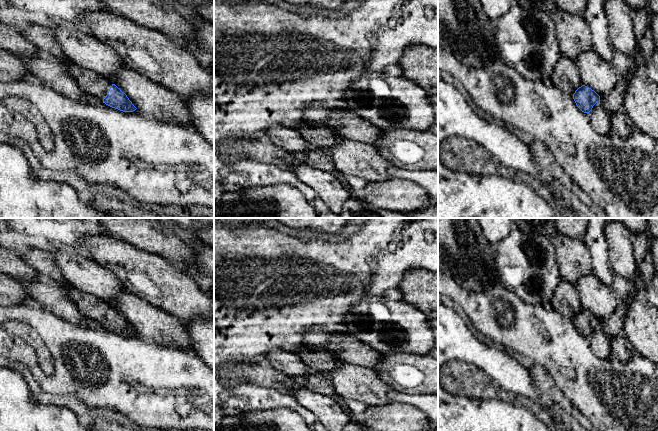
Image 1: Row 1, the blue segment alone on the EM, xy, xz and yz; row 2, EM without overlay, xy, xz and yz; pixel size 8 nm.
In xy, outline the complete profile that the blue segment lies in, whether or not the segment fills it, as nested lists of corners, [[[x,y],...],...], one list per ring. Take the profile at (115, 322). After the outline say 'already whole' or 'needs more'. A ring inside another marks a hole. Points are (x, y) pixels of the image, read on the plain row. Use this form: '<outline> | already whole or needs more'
[[[70,283],[63,287],[78,309],[93,322],[123,336],[133,336],[137,333],[127,319],[108,303],[78,290]]] | needs more

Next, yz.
[[[582,309],[573,318],[577,331],[584,337],[589,337],[593,330],[600,326],[600,320],[591,312]]] | already whole

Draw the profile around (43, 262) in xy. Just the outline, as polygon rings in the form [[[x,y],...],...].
[[[19,246],[16,251],[26,263],[37,271],[41,279],[52,284],[62,284],[64,277],[51,253],[30,246]]]

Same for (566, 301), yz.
[[[561,280],[555,287],[551,305],[560,315],[573,320],[575,315],[582,310],[577,287]]]

